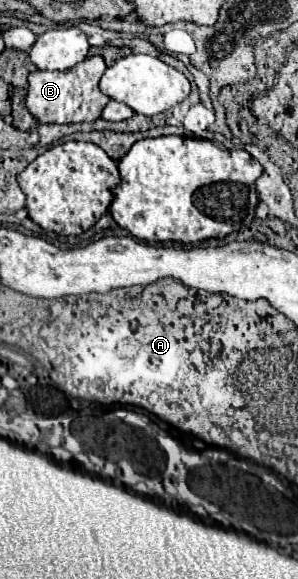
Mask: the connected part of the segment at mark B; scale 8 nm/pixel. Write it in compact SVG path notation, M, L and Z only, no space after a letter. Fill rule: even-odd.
M87 57L67 71L35 71L29 75L27 109L39 123L81 123L101 117L109 97L101 93L99 79L105 71L103 57Z

